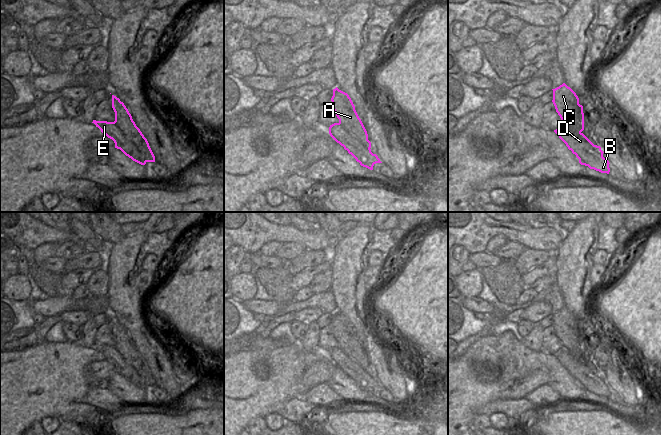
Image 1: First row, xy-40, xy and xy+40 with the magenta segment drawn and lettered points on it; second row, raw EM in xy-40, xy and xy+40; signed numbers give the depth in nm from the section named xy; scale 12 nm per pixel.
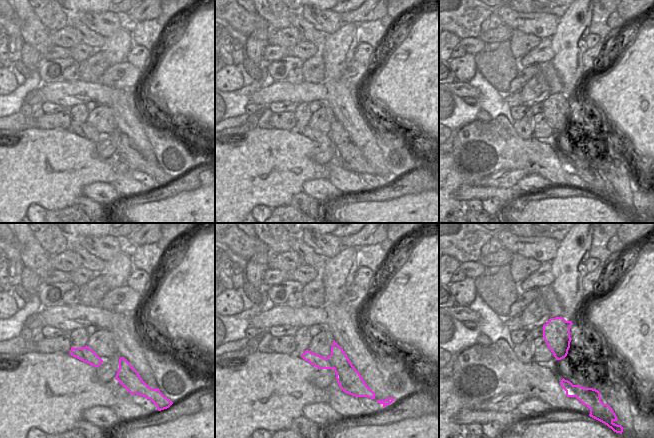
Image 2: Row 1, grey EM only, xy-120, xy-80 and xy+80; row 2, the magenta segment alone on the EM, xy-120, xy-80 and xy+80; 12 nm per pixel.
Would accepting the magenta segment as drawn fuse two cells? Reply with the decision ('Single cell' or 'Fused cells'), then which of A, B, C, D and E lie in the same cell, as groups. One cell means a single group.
Fused cells. Groups: A C / B D E

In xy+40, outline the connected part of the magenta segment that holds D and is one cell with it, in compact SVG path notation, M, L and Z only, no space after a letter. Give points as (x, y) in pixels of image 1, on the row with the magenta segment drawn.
M564 124L554 130L554 132L566 144L568 149L576 155L581 165L609 174L610 163L603 157L604 152L601 150L601 147L594 145L583 133L574 133Z

